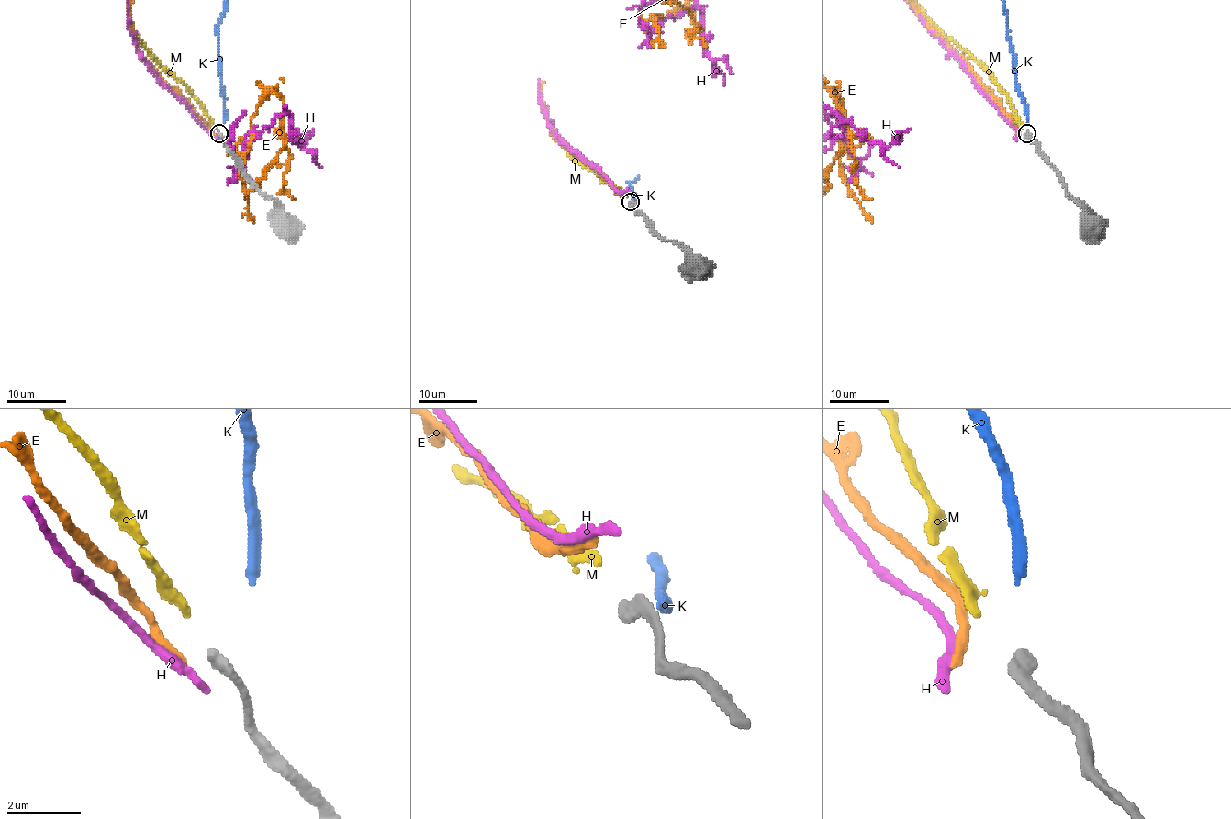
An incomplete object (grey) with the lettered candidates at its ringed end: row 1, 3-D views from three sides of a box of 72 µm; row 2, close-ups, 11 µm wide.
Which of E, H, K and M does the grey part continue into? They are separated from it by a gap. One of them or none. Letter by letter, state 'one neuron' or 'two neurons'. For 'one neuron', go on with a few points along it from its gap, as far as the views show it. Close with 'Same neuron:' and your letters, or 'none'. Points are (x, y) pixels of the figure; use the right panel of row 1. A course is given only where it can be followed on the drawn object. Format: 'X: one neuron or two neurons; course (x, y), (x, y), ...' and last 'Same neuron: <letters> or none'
E: two neurons
H: two neurons
K: two neurons
M: one neuron
Same neuron: M

